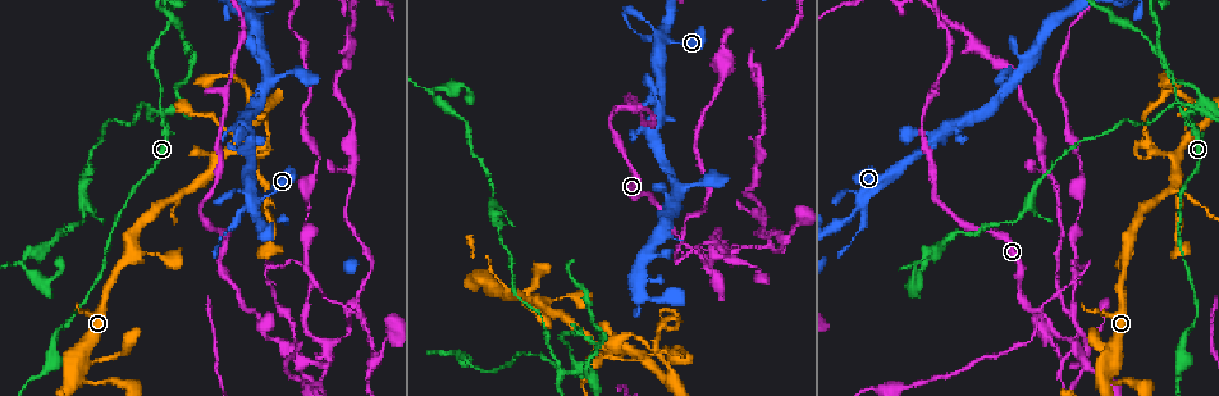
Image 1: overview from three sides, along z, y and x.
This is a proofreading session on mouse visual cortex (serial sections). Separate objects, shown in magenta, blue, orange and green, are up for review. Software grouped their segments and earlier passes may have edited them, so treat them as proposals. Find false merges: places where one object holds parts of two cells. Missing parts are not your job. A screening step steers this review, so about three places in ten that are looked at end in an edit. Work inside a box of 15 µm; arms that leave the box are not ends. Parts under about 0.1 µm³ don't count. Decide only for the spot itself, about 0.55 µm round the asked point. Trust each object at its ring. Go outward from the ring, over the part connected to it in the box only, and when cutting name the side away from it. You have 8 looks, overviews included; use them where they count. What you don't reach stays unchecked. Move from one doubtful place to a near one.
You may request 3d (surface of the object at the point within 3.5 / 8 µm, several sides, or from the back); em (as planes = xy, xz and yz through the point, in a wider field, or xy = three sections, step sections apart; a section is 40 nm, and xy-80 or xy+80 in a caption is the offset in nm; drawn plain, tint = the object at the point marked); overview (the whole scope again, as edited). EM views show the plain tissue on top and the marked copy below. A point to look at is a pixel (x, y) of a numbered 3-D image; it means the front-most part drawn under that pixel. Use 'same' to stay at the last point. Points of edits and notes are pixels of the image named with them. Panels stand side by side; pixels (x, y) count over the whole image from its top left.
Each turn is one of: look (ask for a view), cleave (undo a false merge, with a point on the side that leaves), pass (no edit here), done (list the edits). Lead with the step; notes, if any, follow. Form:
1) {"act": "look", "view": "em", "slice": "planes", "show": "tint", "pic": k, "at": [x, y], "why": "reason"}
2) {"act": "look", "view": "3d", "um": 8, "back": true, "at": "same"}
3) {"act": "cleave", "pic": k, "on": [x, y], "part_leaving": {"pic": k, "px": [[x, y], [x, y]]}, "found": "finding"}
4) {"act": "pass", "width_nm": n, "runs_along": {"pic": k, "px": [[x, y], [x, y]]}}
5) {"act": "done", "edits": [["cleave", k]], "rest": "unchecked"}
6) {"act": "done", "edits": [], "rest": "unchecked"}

{"act": "look", "view": "3d", "um": 3.5, "back": true, "pic": 1, "at": [321, 364], "why": "three-way junction"}

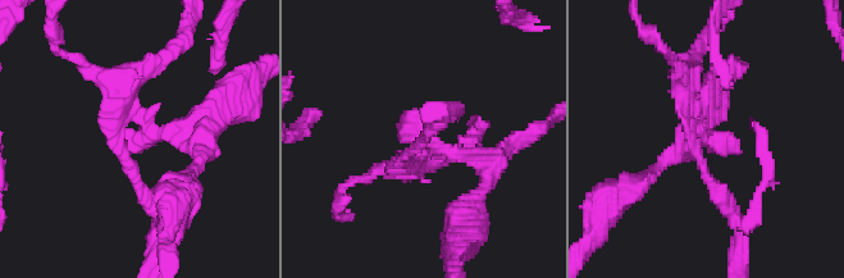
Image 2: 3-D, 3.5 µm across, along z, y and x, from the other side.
{"act": "look", "view": "em", "slice": "planes", "show": "tint", "pic": 2, "at": [709, 145], "arms": 3, "arm_widths_nm": [200, 250, 300], "why": "need the tissue"}

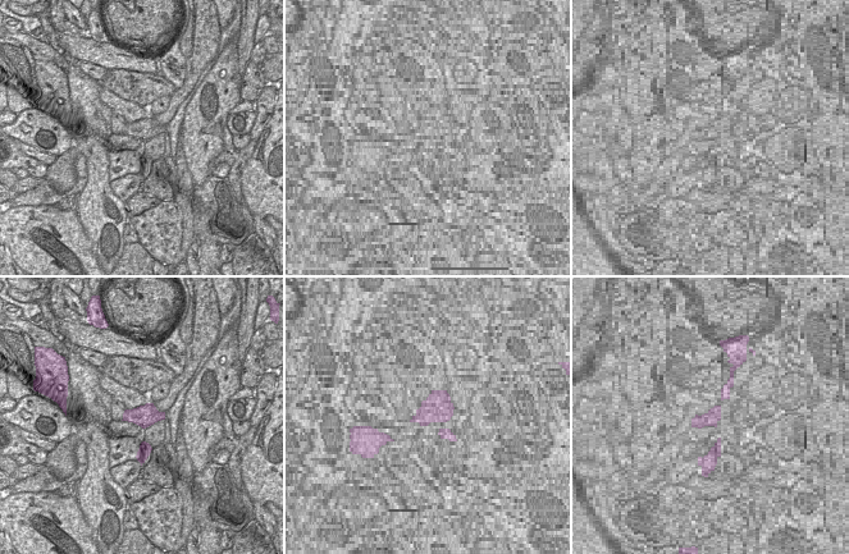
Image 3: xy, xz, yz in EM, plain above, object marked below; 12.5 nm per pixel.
{"act": "cleave", "pic": 2, "on": [696, 65], "part_leaving": {"pic": 2, "px": [[698, 119], [685, 80], [707, 36]]}, "found": "two cells meet here"}

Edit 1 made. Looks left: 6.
{"act": "look", "view": "overview"}

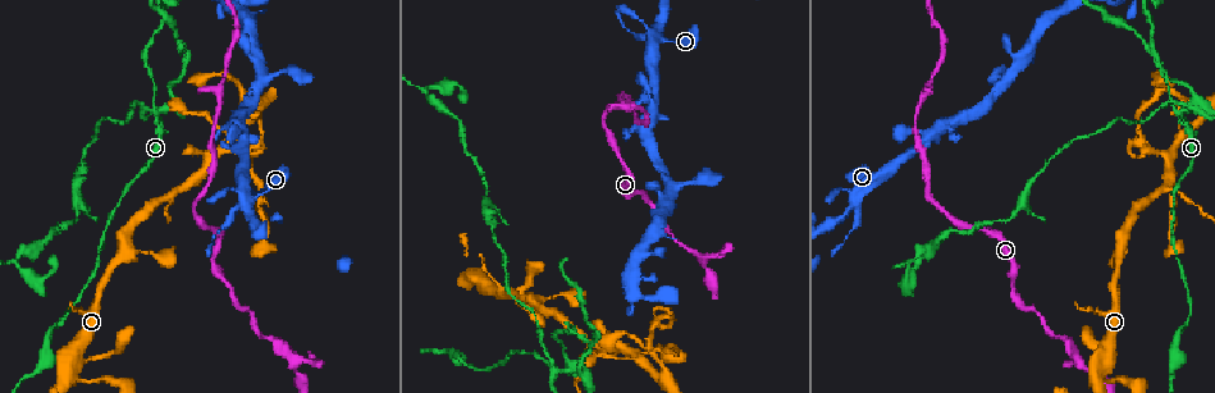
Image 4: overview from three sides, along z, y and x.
{"act": "look", "view": "3d", "um": 3.5, "pic": 4, "at": [178, 186], "why": "side arm on a straight run"}

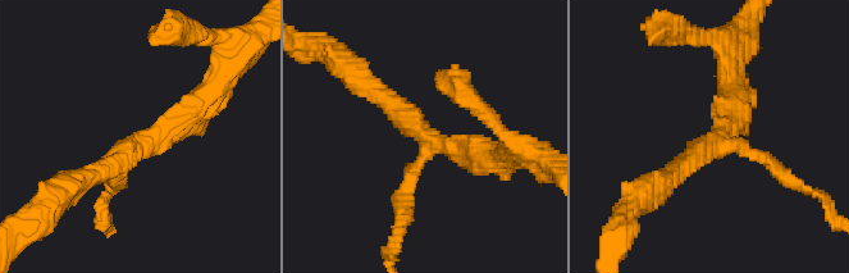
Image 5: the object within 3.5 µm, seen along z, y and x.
{"act": "look", "view": "em", "slice": "xy", "step": 2, "show": "tint", "pic": 5, "at": [436, 141], "arms": 3, "arm_widths_nm": [150, 300, 350]}

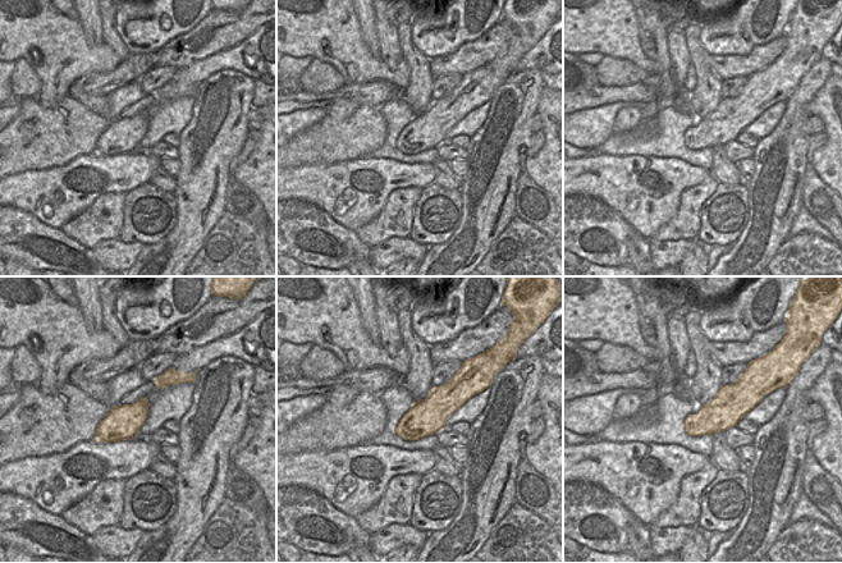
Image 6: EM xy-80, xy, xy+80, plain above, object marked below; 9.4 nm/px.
{"act": "pass", "found": "all the same cell"}

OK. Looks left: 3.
{"act": "look", "view": "3d", "um": 3.5, "pic": 4, "at": [571, 364], "why": "abrupt turn"}

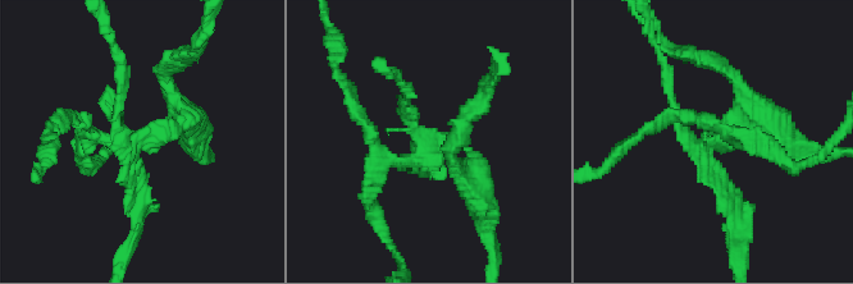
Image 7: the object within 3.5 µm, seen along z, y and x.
{"act": "look", "view": "em", "slice": "xy", "step": 2, "show": "tint", "pic": 7, "at": [715, 139]}

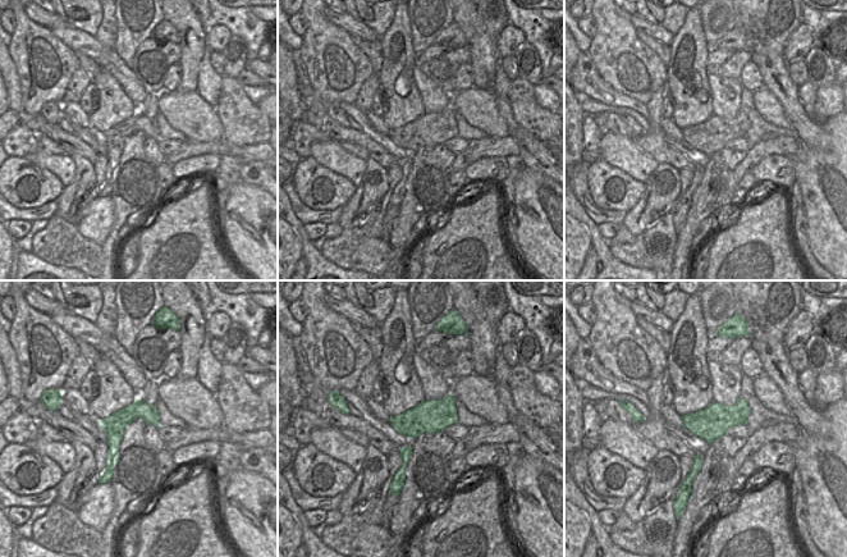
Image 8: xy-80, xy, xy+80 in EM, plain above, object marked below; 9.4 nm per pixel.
{"act": "cleave", "pic": 7, "on": [720, 123], "part_leaving": {"pic": 7, "px": [[708, 142], [738, 138], [688, 119]]}, "found": "two cells meet here"}

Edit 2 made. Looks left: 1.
{"act": "done", "edits": [["cleave", 2], ["cleave", 7]], "rest": "unchecked"}

